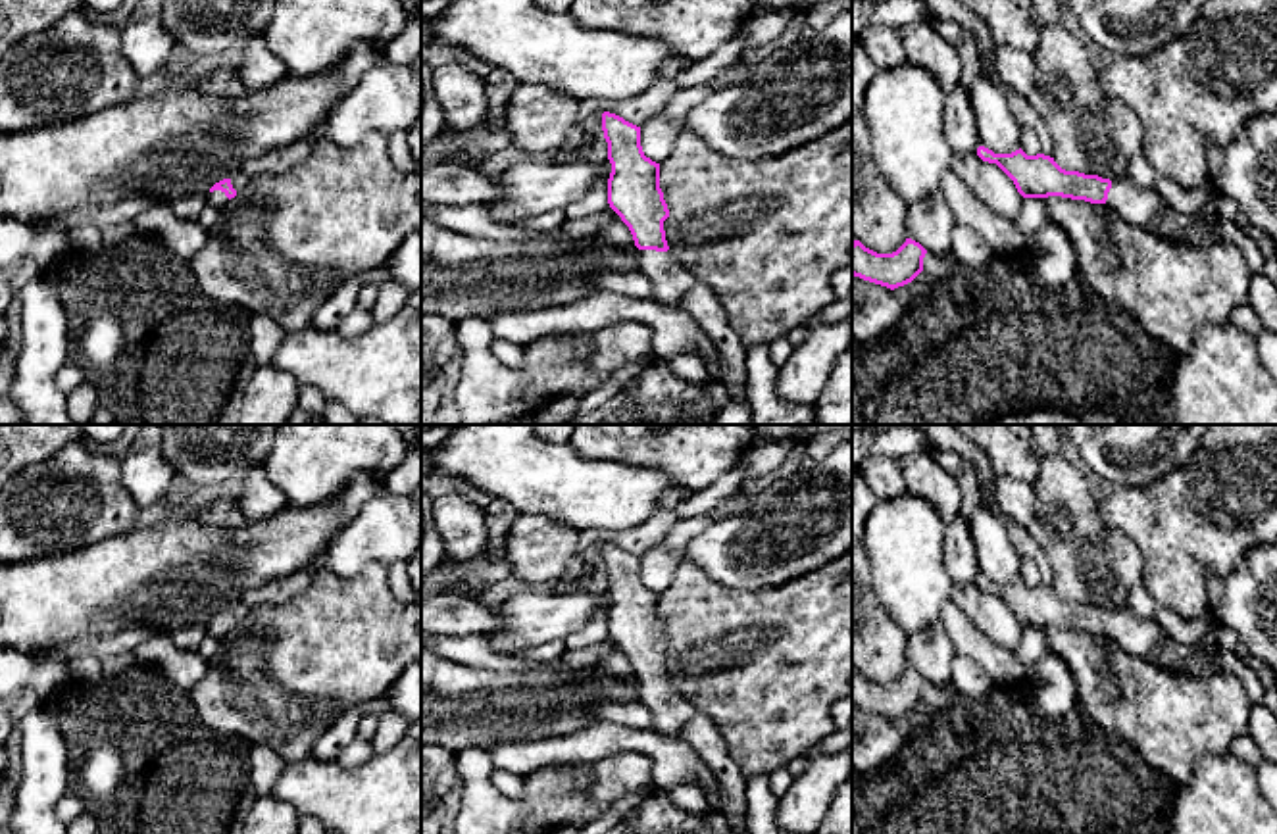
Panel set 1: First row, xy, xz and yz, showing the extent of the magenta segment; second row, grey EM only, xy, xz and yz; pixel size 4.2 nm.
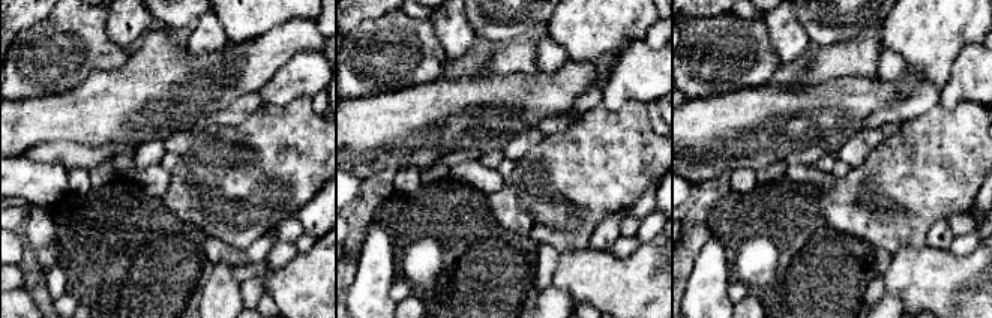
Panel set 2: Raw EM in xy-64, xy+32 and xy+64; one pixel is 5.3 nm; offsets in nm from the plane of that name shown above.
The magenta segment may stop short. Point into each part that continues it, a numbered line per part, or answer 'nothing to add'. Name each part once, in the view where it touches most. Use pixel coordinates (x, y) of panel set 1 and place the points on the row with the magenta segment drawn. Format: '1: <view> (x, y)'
1: xz (670, 281)

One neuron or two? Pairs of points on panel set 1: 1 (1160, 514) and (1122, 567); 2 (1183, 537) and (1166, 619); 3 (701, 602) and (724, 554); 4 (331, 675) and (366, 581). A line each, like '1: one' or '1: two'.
1: two
2: two
3: two
4: one

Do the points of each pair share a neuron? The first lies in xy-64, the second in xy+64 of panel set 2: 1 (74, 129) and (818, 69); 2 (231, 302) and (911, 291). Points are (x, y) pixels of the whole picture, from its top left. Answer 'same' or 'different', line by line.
1: different
2: different

